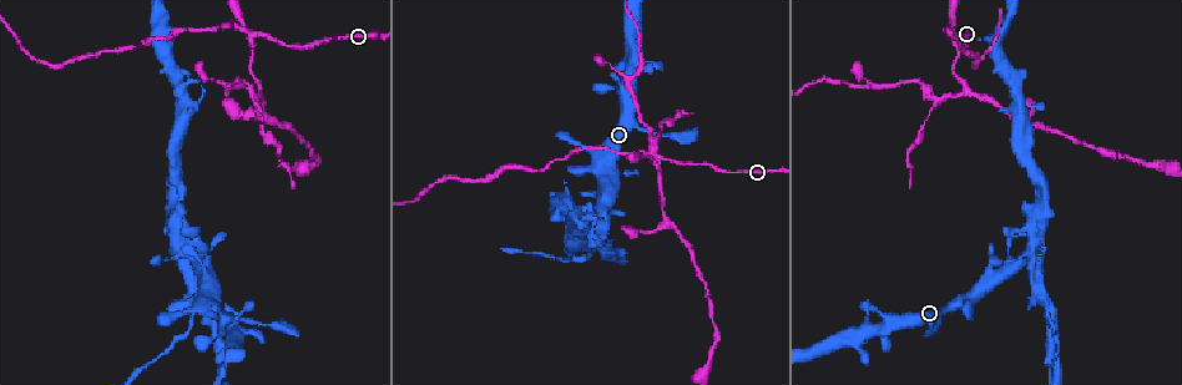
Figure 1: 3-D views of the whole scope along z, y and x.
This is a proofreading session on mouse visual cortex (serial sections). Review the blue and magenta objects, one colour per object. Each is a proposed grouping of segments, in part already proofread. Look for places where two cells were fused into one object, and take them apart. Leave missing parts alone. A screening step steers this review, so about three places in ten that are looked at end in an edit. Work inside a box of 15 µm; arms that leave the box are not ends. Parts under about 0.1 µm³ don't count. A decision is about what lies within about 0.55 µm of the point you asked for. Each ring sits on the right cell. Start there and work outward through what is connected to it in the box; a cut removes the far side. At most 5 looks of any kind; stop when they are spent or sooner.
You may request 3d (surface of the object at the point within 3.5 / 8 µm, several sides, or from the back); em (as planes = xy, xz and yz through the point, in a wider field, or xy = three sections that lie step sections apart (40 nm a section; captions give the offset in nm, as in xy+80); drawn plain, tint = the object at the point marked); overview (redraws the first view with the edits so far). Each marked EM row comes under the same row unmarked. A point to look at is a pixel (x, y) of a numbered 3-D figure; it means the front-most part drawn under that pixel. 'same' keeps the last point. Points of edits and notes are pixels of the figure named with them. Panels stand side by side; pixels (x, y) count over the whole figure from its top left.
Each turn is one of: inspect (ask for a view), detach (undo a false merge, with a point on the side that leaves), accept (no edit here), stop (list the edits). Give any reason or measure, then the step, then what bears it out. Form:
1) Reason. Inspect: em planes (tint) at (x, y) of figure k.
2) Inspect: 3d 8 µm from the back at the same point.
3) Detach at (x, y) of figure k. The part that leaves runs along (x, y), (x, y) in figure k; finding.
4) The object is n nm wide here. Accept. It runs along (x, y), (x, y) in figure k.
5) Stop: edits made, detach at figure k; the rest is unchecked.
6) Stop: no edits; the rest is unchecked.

Sharp bend. Inspect: 3d 3.5 µm at (254, 34) of figure 1.

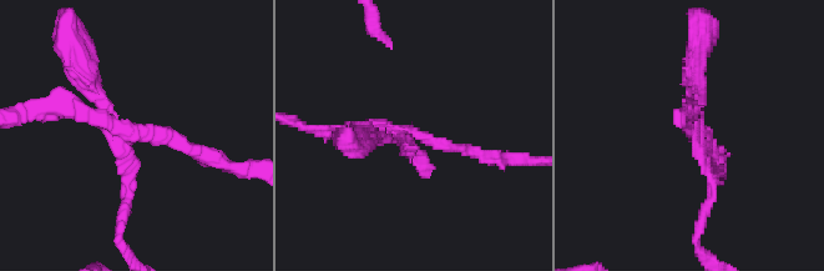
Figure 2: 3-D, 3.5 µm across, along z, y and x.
4 arms meet here; the arms are 150, 150, 150, 200 nm wide. Detach at (126, 184) of figure 2. The part that leaves runs along (122, 142), (130, 174), (119, 246), (126, 254) in figure 2; two cells meet here.

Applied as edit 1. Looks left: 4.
Inspect: overview.

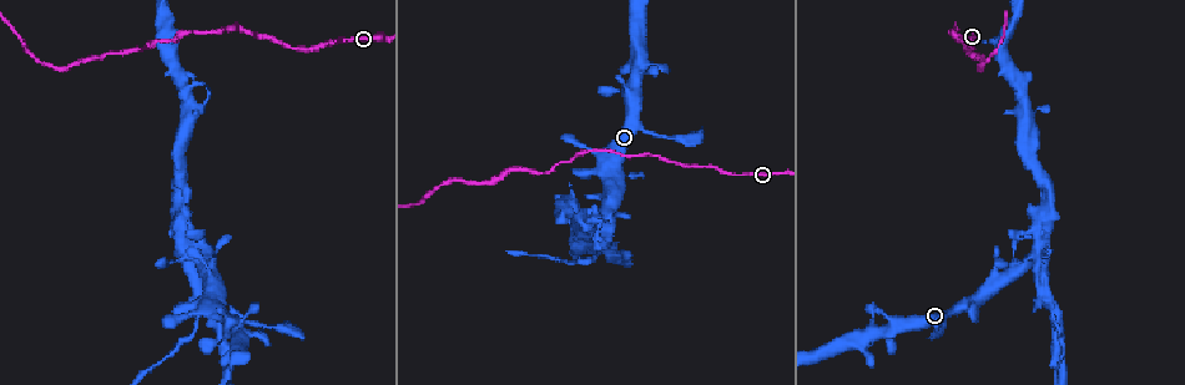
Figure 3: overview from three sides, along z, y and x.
Sharp bend. Inspect: 3d 8 µm at (202, 246) of figure 3.

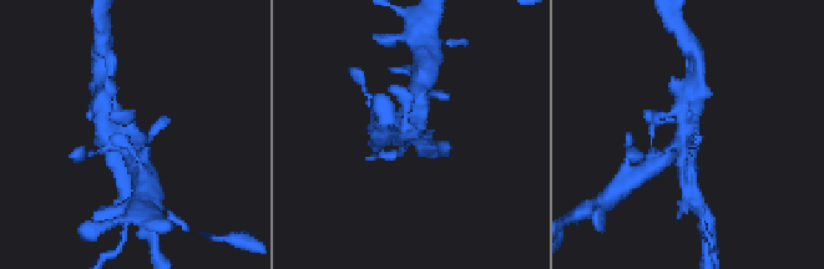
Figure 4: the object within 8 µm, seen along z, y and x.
Closer look. Inspect: 3d 3.5 µm at (403, 127) of figure 4.

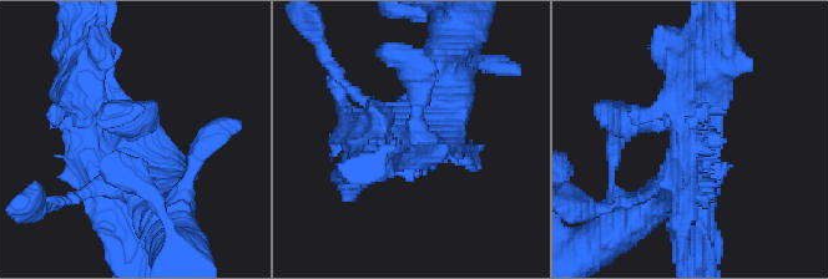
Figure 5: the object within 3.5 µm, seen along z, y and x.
Inspect: em xy step 5 (tint) at (138, 153) of figure 5.

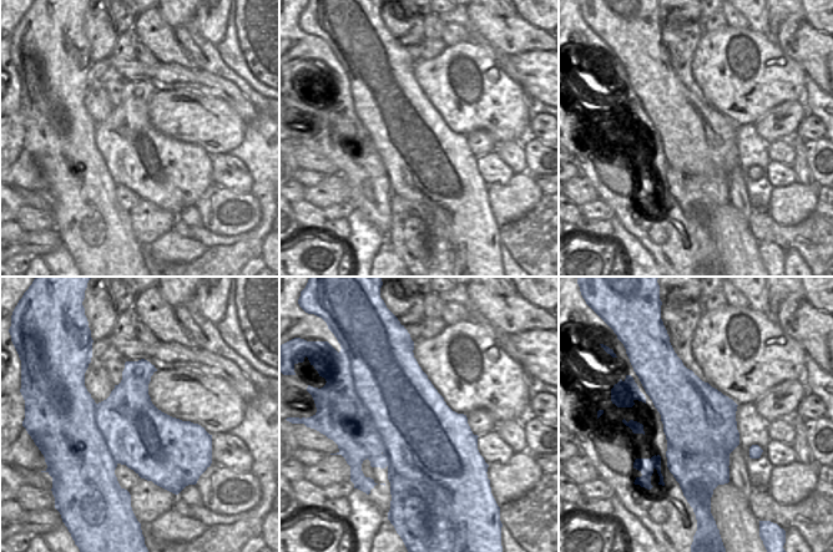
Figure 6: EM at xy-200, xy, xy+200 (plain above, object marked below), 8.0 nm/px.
Detach at (691, 226) of figure 5. The part that leaves runs along (706, 135), (718, 36) in figure 5; two cells meet here.

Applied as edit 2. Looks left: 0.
Stop: edits made, detach at figure 2, detach at figure 5; the rest is unchecked.

